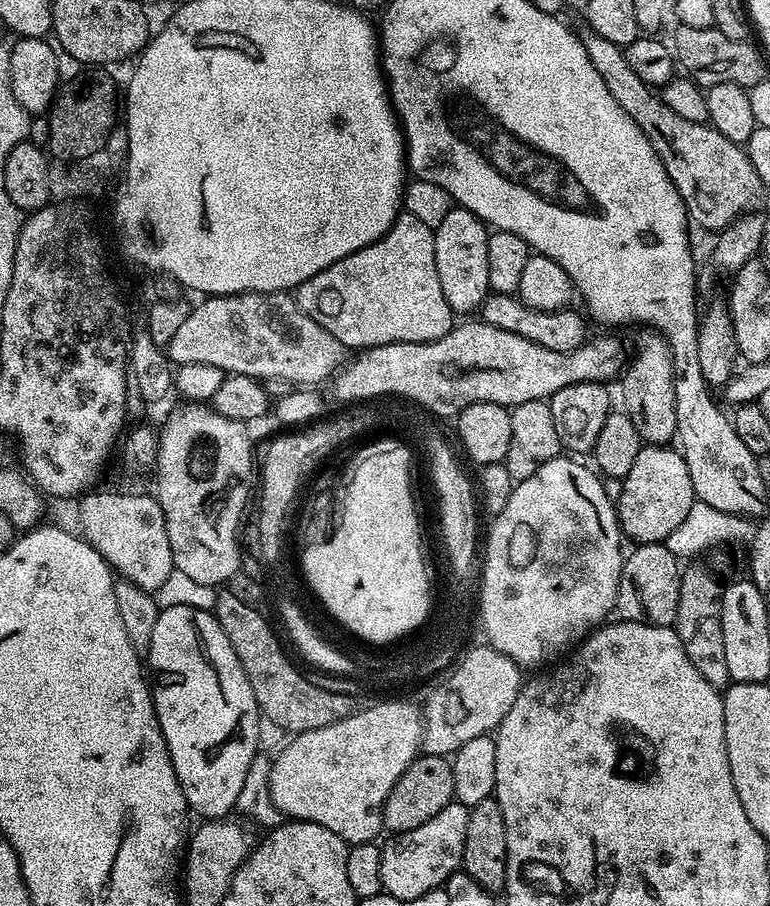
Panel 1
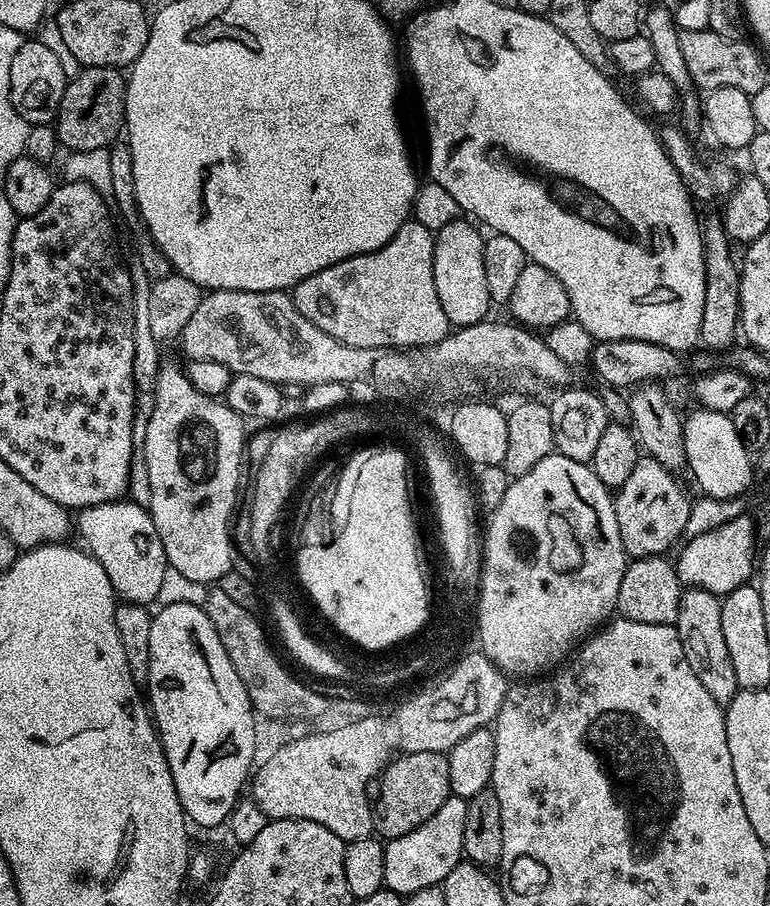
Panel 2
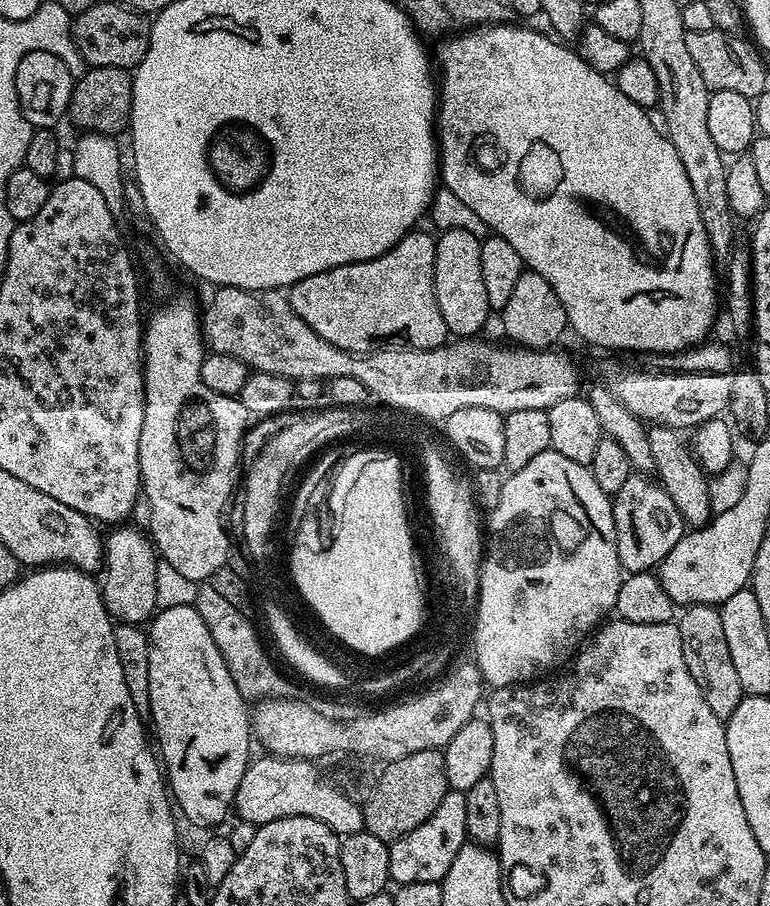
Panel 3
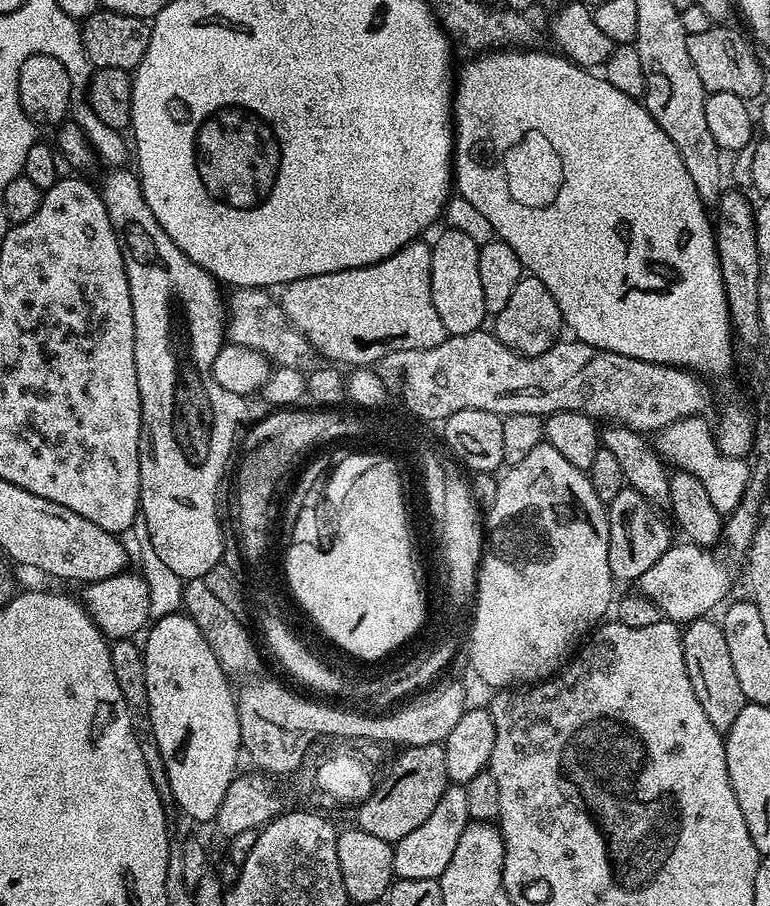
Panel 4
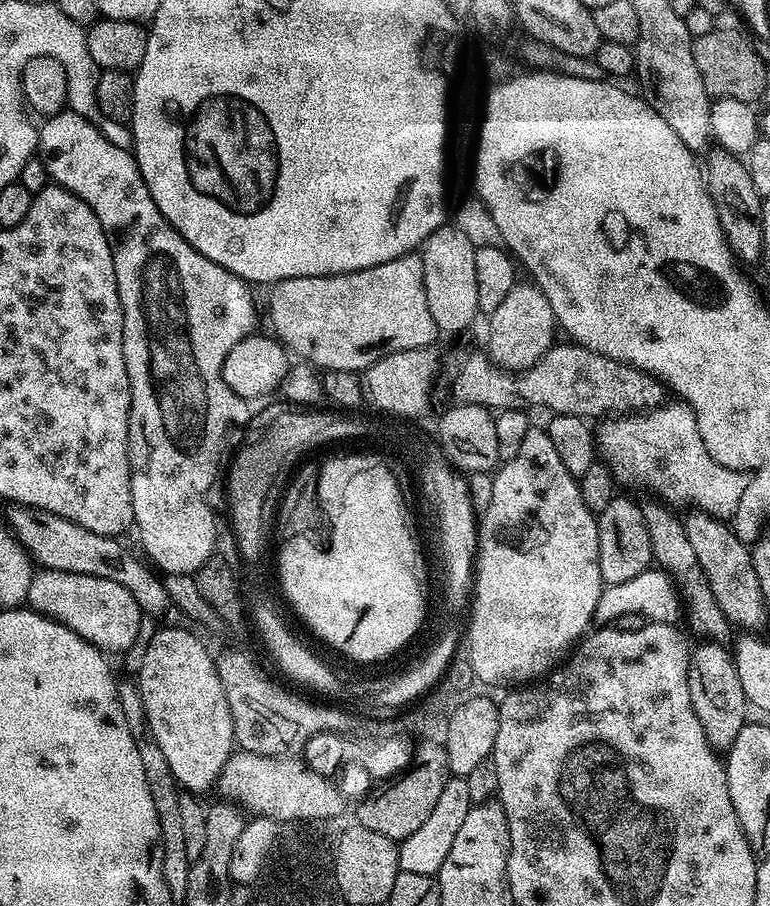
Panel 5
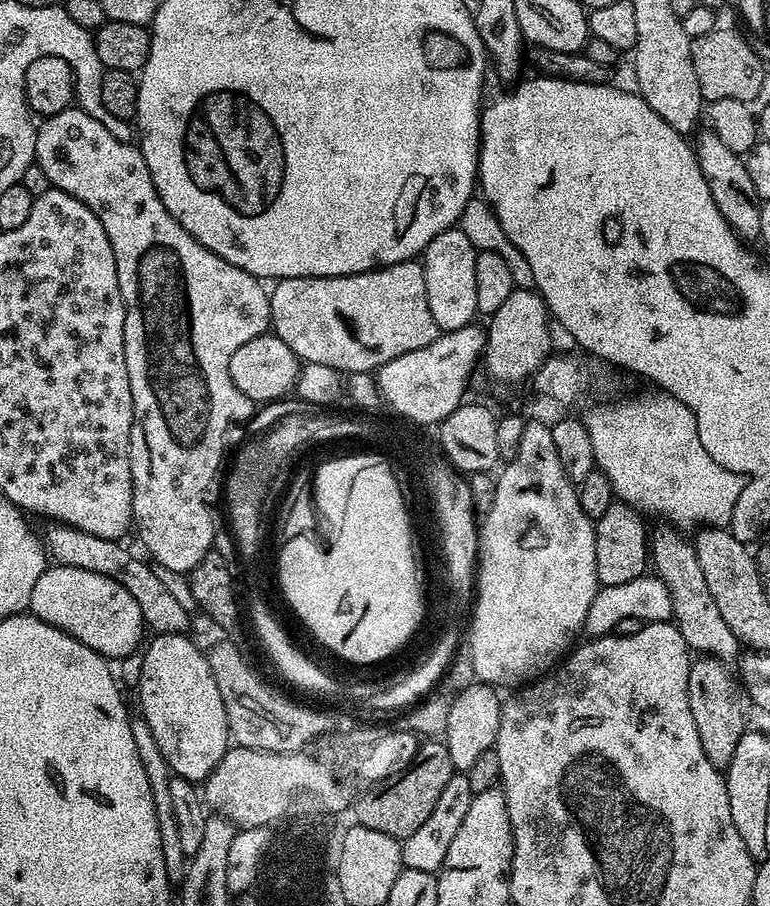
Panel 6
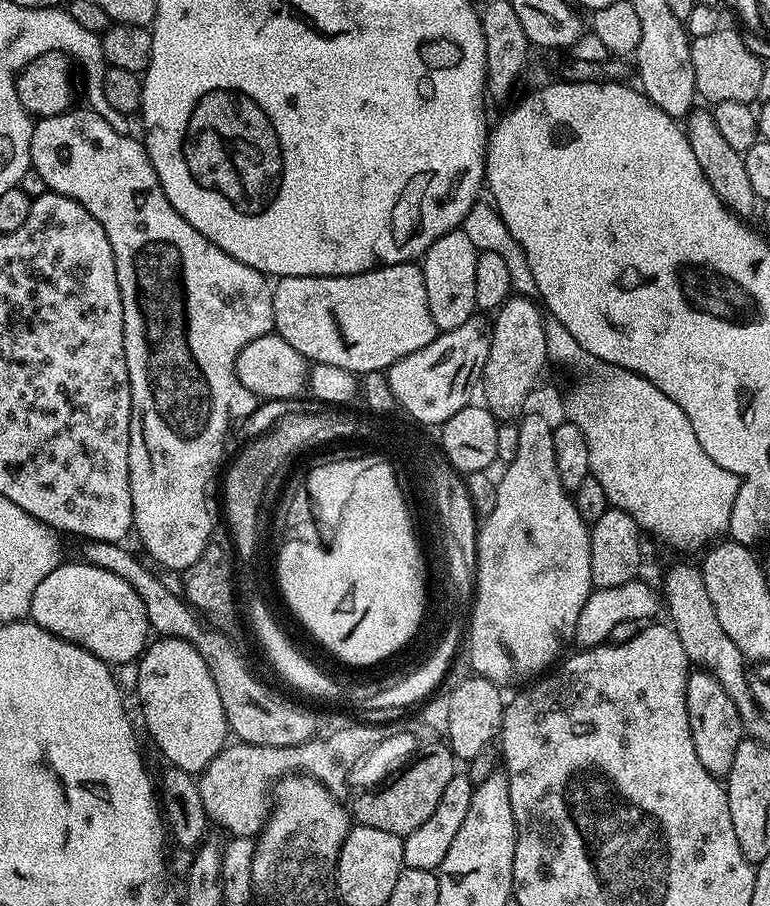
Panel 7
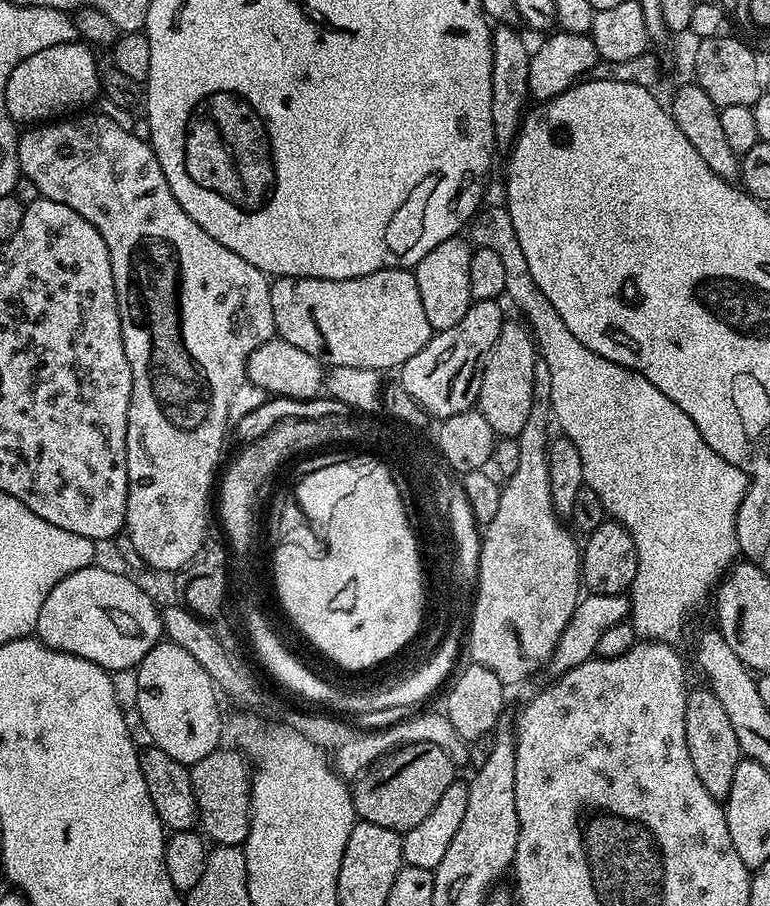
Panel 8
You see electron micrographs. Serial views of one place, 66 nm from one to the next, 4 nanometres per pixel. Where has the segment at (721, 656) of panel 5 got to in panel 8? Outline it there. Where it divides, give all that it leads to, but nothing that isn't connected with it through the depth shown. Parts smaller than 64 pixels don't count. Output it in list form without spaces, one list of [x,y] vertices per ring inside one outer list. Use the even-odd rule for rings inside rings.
[[[707,687],[689,691],[686,702],[686,746],[694,762],[694,774],[702,781],[702,786],[710,795],[721,802],[727,801],[730,786],[734,786],[734,770],[738,770],[742,753],[738,746],[738,737],[730,726],[730,717],[722,710],[722,702]]]

